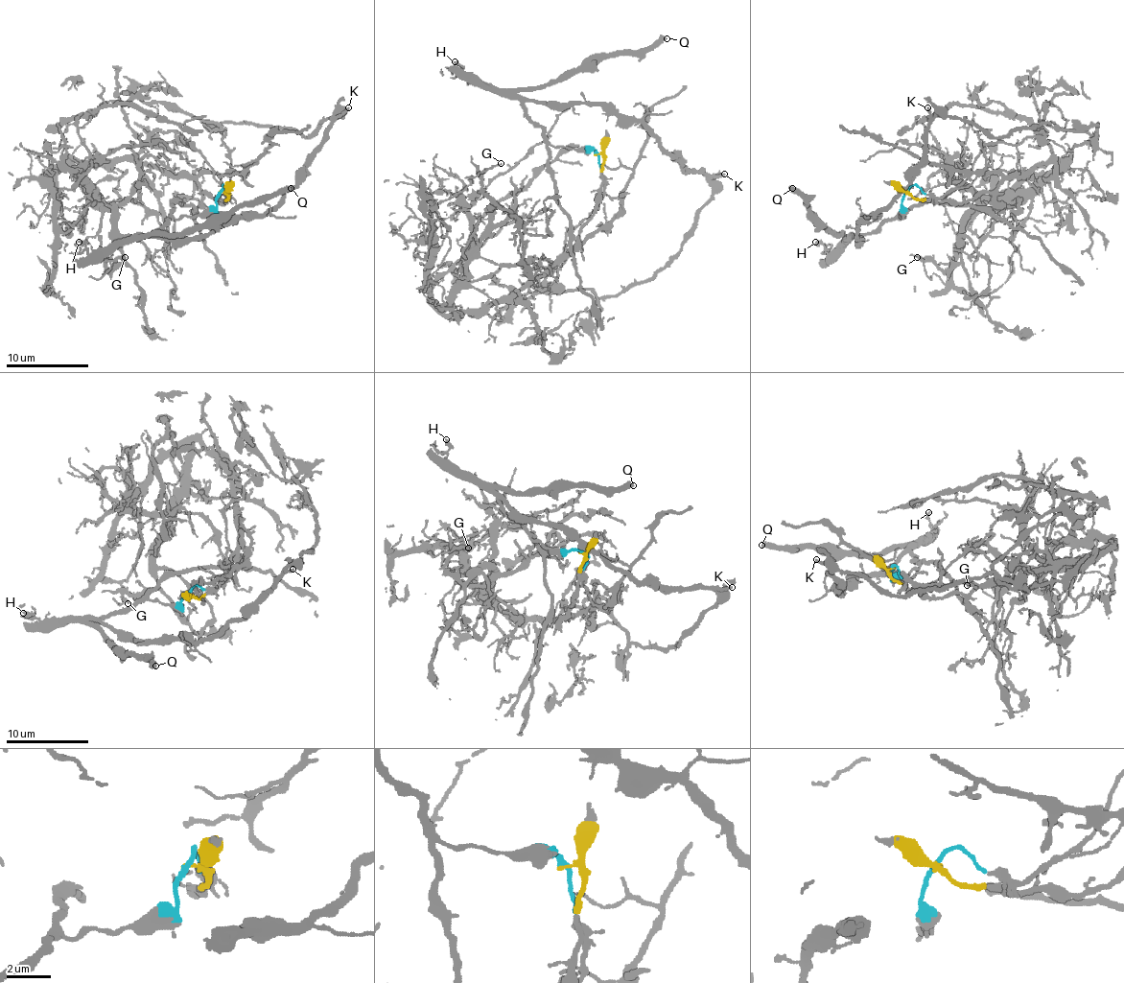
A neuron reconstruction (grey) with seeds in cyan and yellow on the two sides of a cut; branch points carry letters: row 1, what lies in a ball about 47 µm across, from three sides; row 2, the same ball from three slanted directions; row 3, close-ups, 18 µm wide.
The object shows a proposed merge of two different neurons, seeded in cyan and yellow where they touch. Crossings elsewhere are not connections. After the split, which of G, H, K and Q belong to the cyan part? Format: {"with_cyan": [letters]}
{"with_cyan": ["H", "K", "Q"]}

